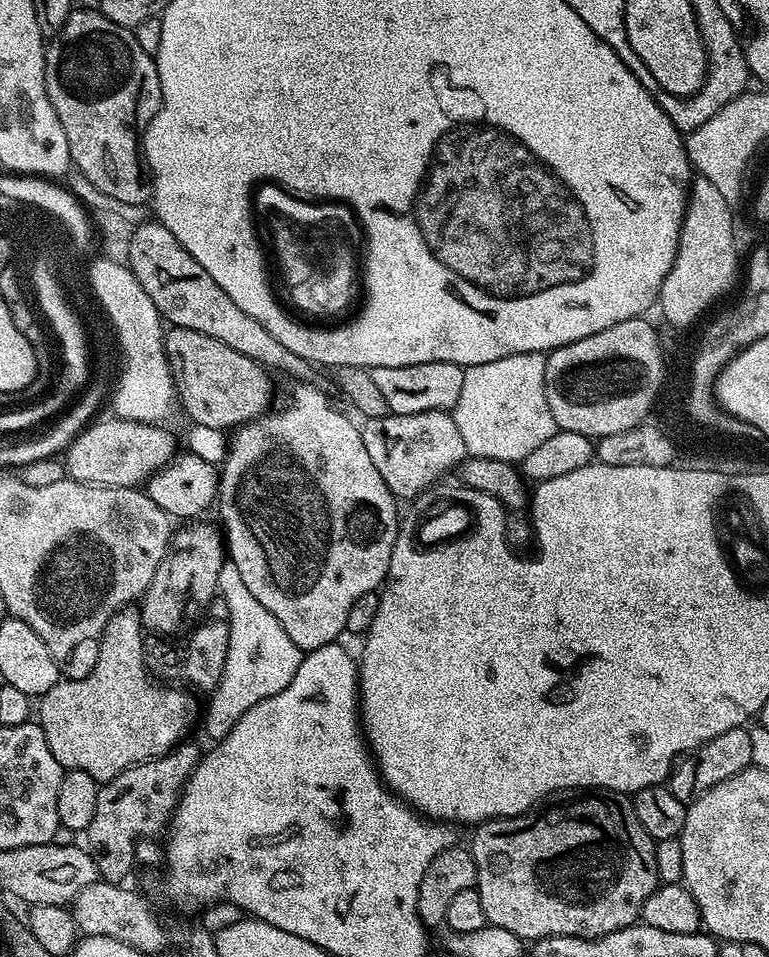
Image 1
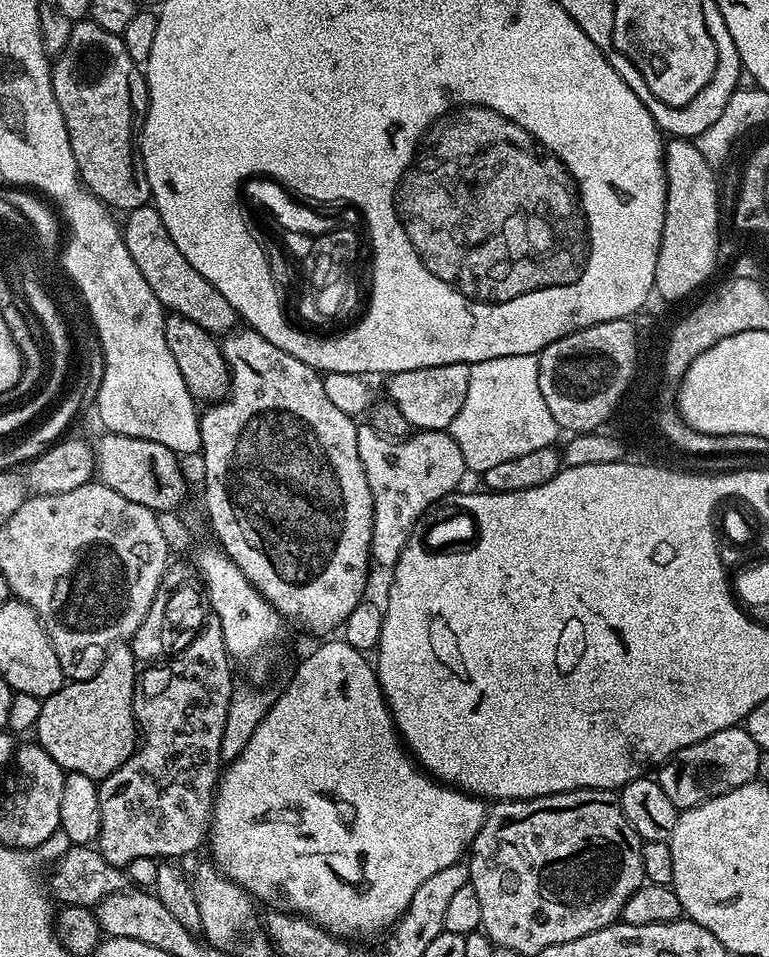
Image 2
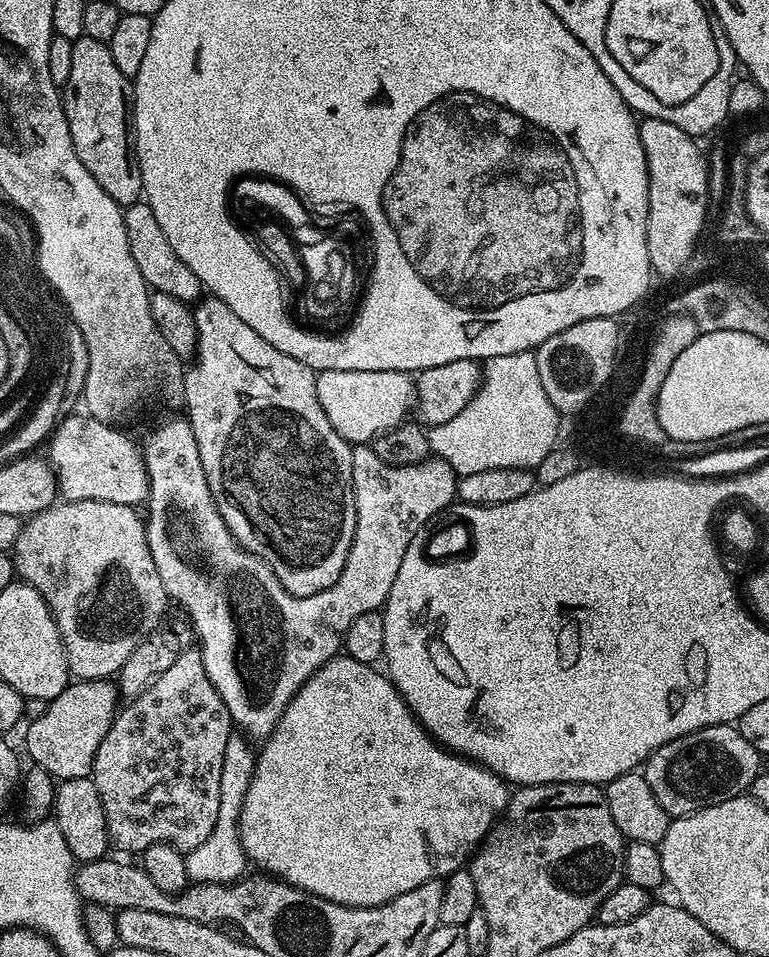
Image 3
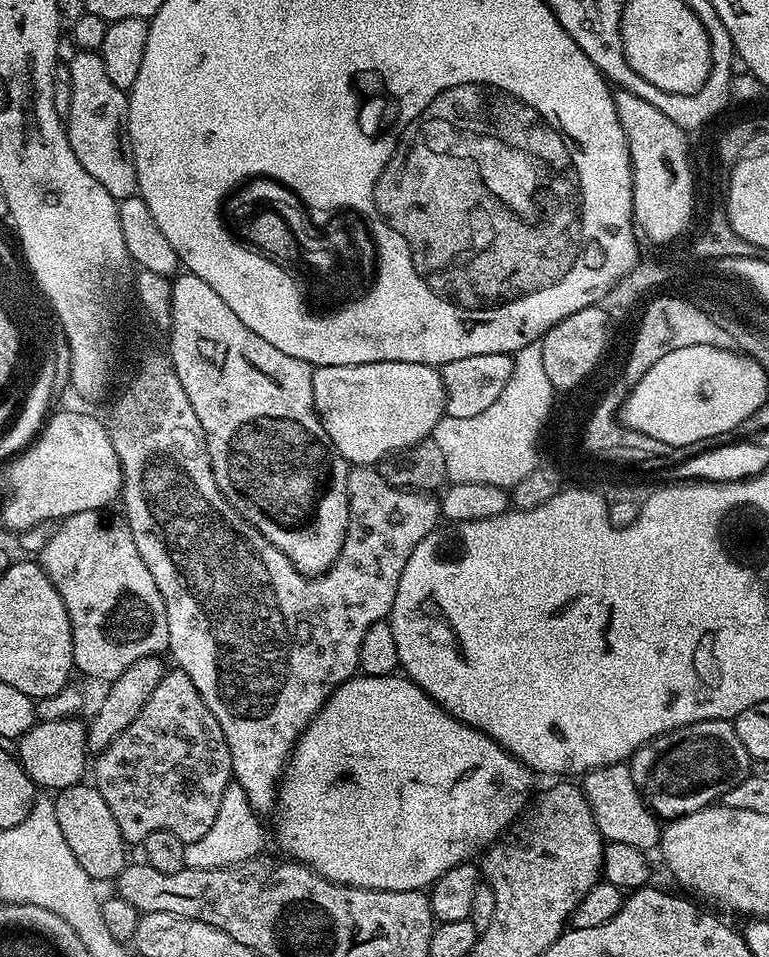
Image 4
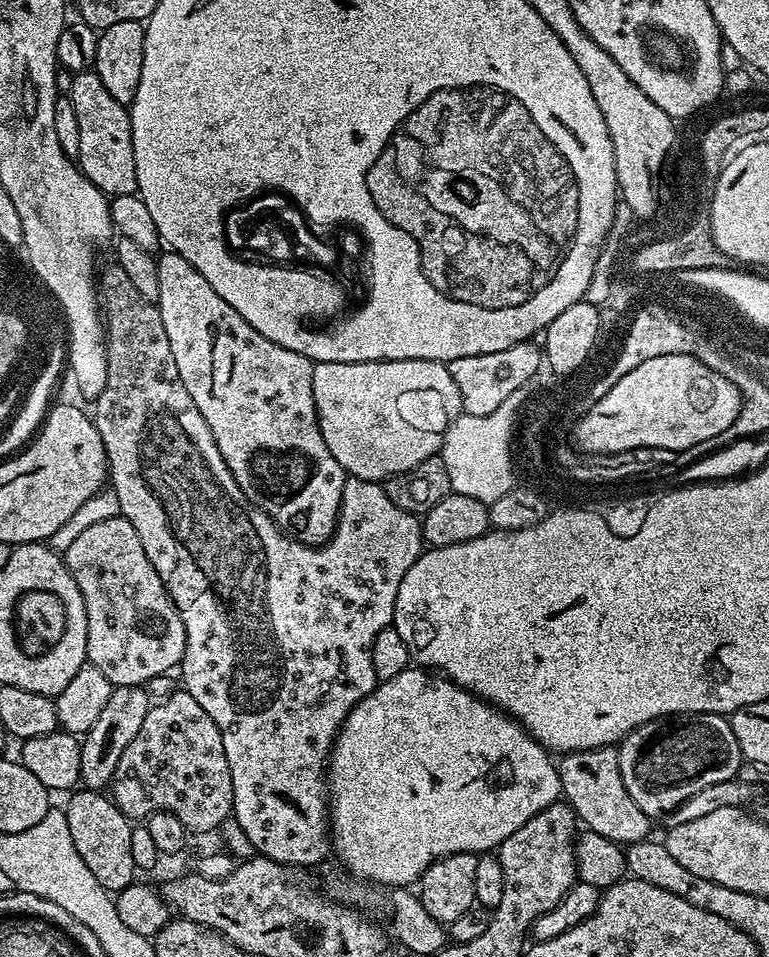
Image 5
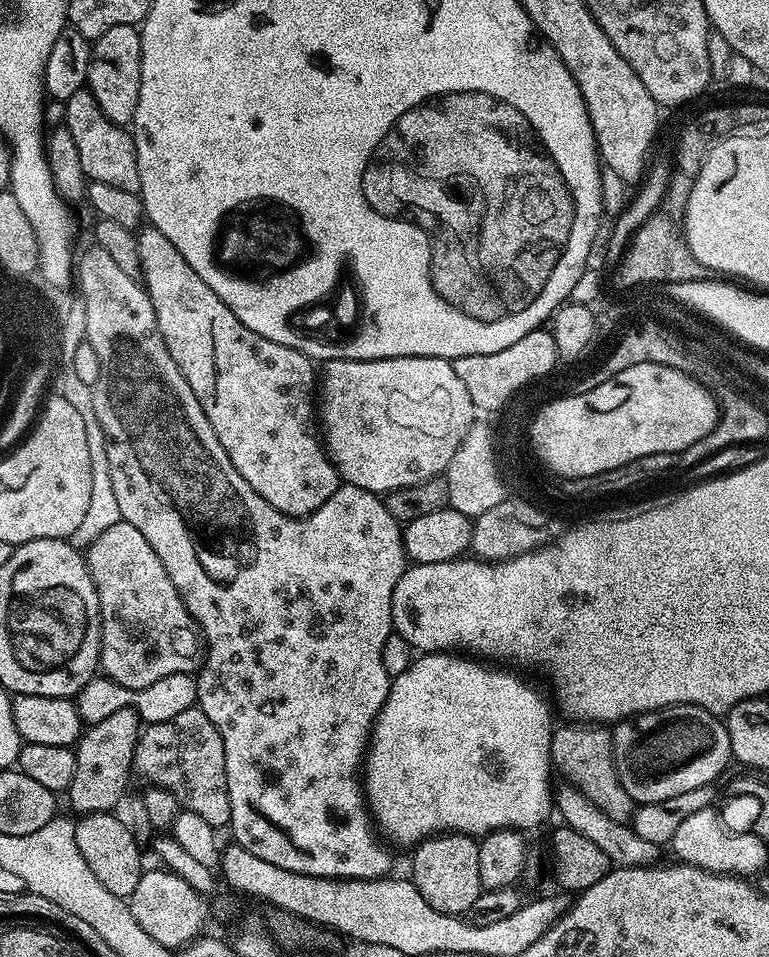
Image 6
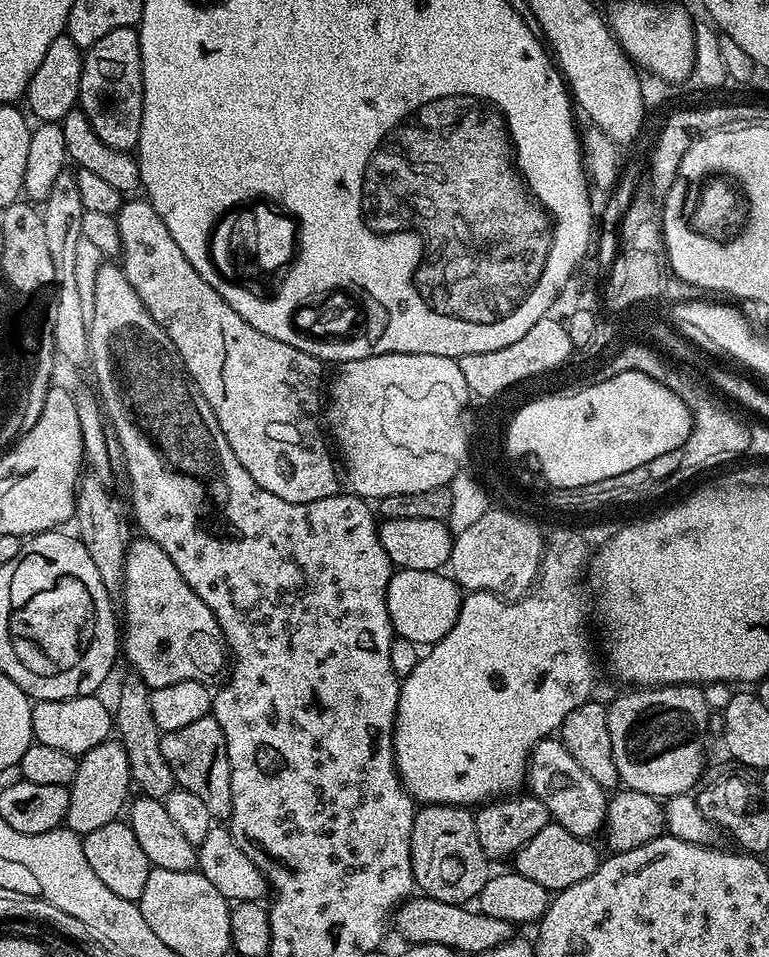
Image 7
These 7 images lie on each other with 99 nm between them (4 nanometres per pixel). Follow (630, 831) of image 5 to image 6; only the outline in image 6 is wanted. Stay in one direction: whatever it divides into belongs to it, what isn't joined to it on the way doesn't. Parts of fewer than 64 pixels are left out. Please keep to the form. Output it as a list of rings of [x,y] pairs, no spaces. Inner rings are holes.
[[[568,722],[565,728],[557,727],[550,742],[552,766],[565,776],[567,783],[576,788],[614,820],[628,822],[632,819],[634,801],[622,786],[616,772],[616,759],[612,753],[612,734],[607,727],[591,722]]]

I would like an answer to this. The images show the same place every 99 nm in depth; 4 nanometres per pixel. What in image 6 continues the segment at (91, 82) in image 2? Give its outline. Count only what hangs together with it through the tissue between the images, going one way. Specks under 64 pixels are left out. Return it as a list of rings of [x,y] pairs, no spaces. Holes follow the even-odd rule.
[[[87,87],[78,90],[69,100],[64,101],[66,114],[64,124],[78,146],[78,155],[82,161],[85,177],[91,182],[106,182],[106,186],[118,186],[122,190],[139,193],[138,154],[132,141],[131,131],[127,127],[110,122],[98,106],[94,94]]]

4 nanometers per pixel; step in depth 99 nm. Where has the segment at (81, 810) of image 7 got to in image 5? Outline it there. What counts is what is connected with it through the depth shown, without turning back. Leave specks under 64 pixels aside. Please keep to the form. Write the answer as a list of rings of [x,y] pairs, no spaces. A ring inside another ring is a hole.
[[[113,687],[109,701],[102,710],[102,715],[98,717],[98,722],[90,731],[84,733],[80,743],[79,766],[81,783],[89,791],[103,791],[111,785],[114,770],[126,746],[134,742],[134,737],[138,735],[142,721],[150,707],[150,696],[143,687],[117,688]]]

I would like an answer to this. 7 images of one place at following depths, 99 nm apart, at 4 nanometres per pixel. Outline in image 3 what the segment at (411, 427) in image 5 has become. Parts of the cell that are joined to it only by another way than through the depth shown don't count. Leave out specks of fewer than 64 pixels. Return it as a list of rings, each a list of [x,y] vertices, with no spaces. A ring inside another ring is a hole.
[[[326,370],[316,372],[316,393],[318,402],[330,418],[330,426],[349,444],[368,444],[391,428],[396,428],[409,419],[414,408],[414,380],[407,372],[394,370]]]

